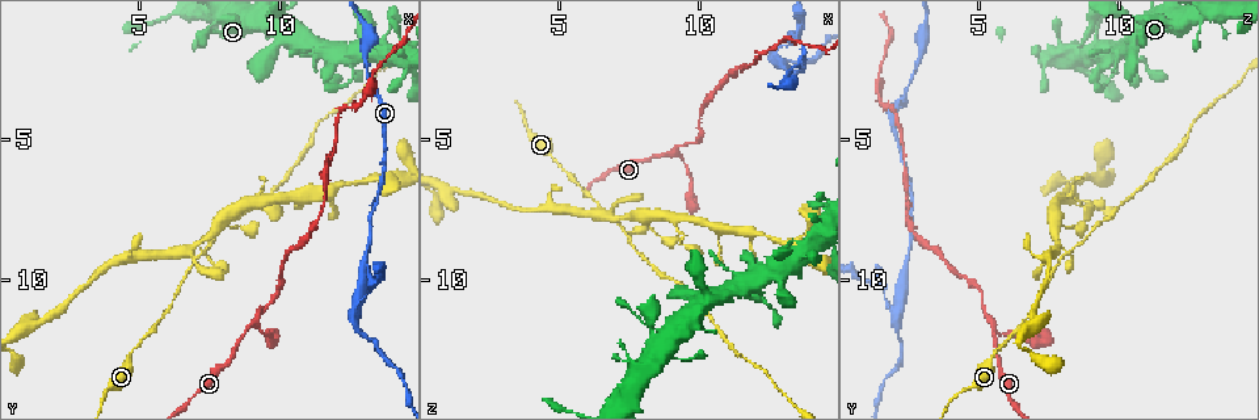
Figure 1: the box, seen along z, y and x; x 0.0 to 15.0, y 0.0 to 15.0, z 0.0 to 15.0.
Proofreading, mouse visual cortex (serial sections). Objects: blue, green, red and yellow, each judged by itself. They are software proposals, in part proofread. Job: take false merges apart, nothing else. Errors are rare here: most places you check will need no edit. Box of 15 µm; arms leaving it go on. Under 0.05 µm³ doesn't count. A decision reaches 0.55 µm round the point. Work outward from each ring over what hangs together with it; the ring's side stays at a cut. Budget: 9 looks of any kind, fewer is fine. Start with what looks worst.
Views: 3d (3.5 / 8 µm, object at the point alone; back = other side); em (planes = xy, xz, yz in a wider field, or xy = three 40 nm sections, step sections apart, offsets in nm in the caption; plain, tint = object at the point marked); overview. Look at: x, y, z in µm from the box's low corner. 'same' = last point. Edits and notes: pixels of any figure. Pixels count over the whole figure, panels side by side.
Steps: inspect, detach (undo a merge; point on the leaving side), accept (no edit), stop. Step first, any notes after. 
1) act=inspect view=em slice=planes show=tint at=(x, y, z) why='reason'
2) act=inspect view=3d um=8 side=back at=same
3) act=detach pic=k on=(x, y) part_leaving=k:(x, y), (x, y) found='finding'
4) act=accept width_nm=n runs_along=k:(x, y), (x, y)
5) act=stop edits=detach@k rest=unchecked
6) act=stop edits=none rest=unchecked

act=inspect view=3d um=8 at=(7.1, 9.2, 8.1) why='thin neck'

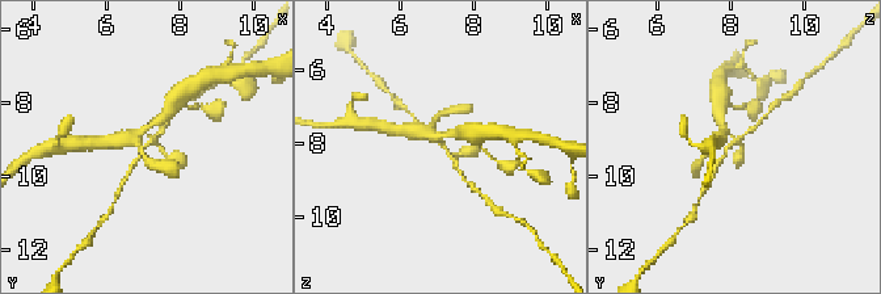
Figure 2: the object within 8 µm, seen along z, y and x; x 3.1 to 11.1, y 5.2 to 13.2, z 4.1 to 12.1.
act=inspect view=em slice=xy step=3 show=tint at=(7.1, 9.2, 8.0)

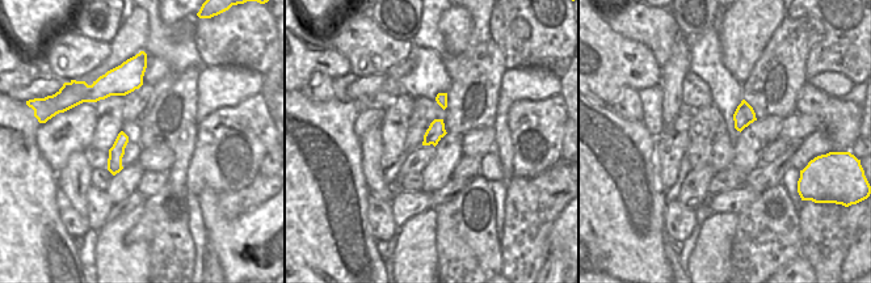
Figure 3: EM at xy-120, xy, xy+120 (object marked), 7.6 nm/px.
act=detach pic=2 on=(467, 152) part_leaving=2:(732, 141), (723, 129), (720, 105) found='a second cell is stuck on'

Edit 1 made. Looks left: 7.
act=inspect view=3d um=3.5 at=(12.8, 10.9, 2.1) why='arms part here'

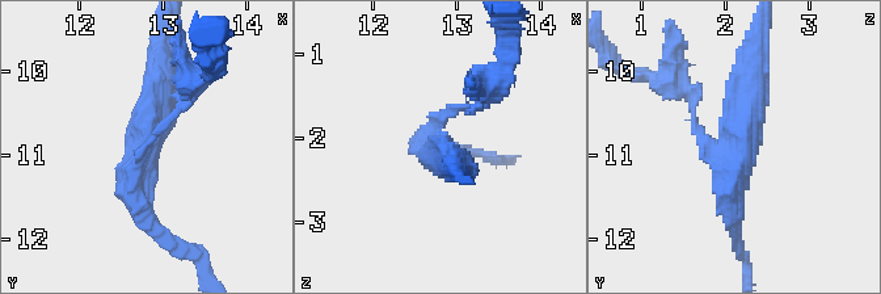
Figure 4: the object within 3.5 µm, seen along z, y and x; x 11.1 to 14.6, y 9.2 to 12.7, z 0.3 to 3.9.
act=inspect view=em slice=xy step=5 show=tint at=(12.75, 10.80, 2.15)

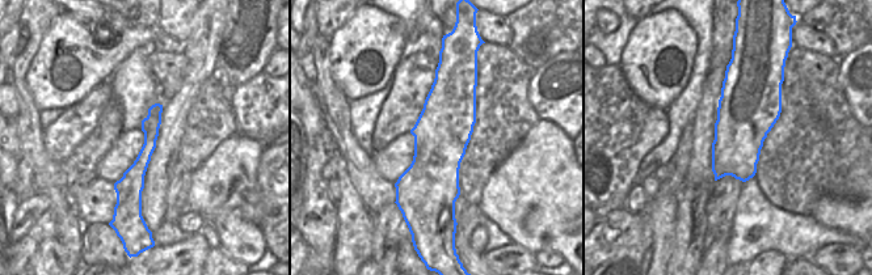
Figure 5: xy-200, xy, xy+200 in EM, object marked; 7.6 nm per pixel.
act=detach pic=4 on=(698, 96) width_nm=420 part_leaving=4:(700, 131), (673, 75), (627, 71) found='a second cell is stuck on'

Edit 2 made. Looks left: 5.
act=inspect view=3d um=3.5 at=(9.0, 11.6, 5.6) why='abrupt turn'

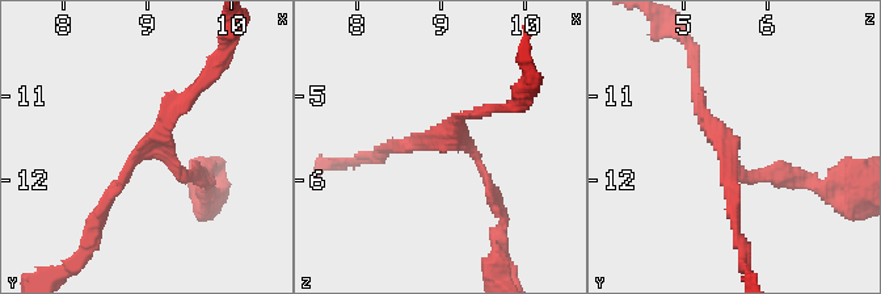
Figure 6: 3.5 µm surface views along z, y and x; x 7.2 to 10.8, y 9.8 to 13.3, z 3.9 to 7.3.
act=inspect view=em slice=xy step=5 show=tint at=(9.00, 11.60, 5.55) arms=3 arm_widths_nm=150,150,150 why='now the EM'

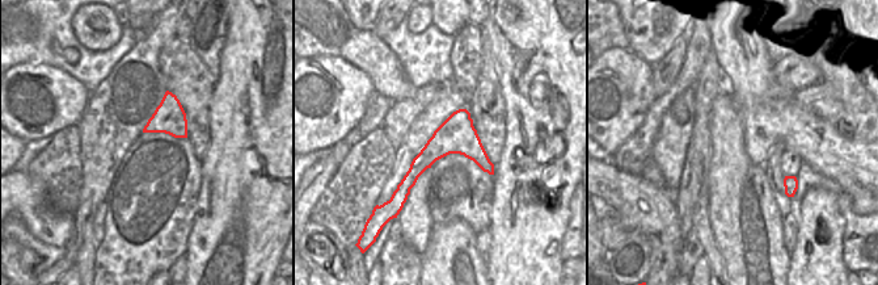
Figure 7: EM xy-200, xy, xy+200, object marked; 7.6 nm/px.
act=inspect view=em slice=xy step=3 show=tint at=same why='cut it another way'

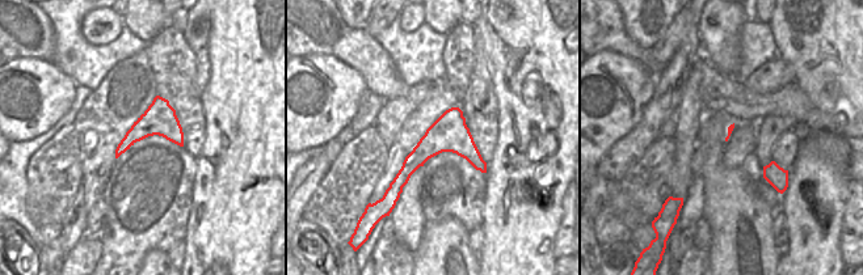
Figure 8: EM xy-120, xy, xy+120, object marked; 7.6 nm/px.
act=accept runs_along=6:(98, 218), (126, 169), (198, 85) found='continuous, no second cell'

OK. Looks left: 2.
act=inspect view=3d um=8 at=(13.8, 2.0, 9.0) why='abrupt turn'

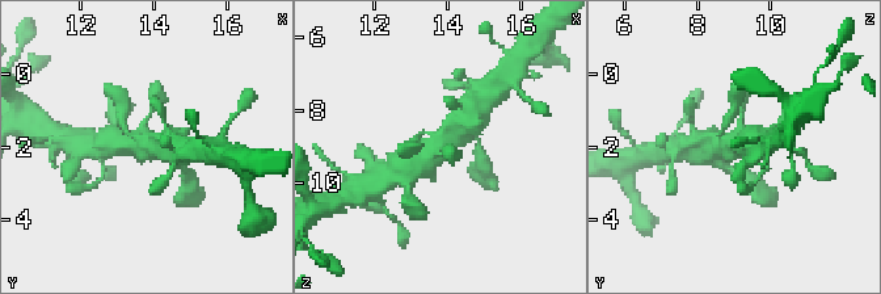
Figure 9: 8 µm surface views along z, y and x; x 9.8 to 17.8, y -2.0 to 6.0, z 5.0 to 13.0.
act=inspect view=em slice=xy step=2 show=tint at=(13.7, 2.0, 8.9) why='now the EM'

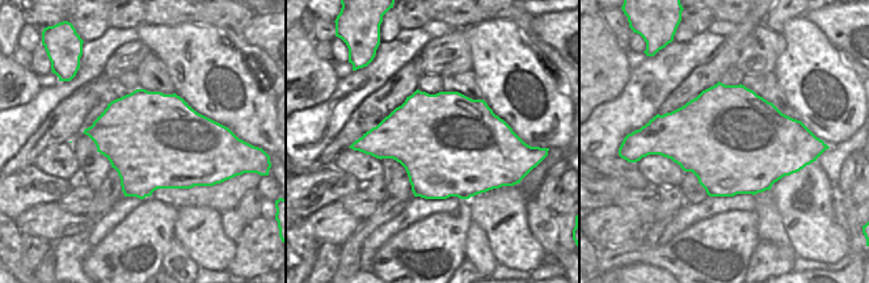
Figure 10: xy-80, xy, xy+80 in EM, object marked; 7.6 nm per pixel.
act=accept runs_along=9:(397, 173), (421, 162), (462, 129) found='continuous, no second cell'

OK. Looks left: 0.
act=stop edits=detach@2,detach@4 rest=unchecked

